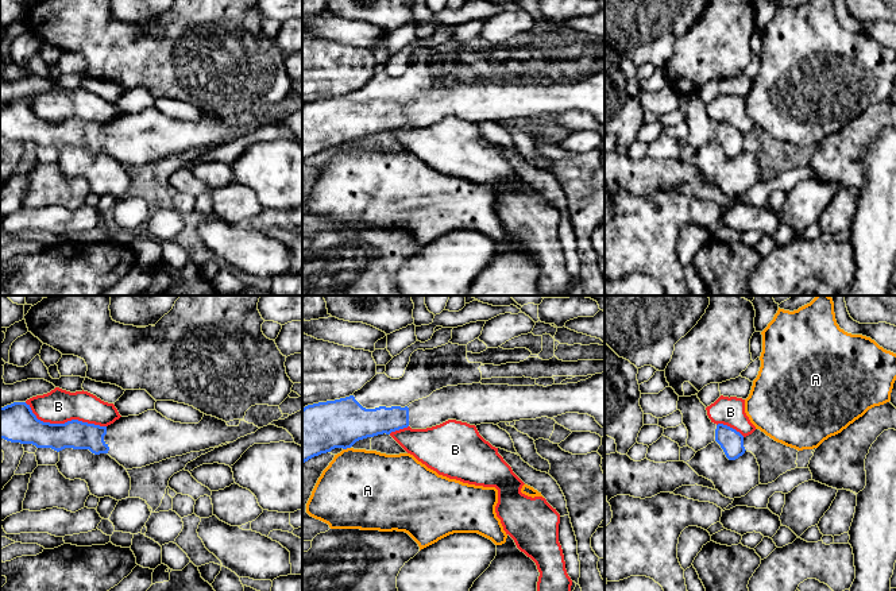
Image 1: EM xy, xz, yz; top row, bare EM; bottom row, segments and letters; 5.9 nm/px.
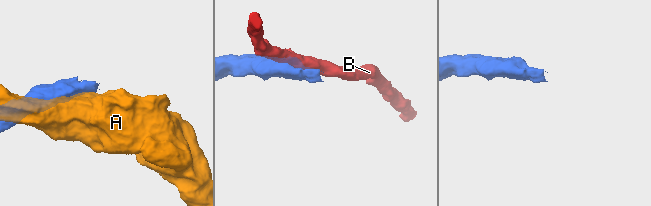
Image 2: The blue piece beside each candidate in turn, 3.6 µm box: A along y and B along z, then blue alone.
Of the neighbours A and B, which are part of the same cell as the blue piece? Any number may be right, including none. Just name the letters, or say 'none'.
none

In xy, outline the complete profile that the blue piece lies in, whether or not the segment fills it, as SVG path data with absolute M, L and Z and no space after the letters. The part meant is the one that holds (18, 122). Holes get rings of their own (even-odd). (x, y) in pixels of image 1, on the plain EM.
M26 100L0 105L0 136L57 150L73 146L89 147L94 152L108 151L125 167L233 140L258 127L242 117L237 124L228 124L225 119L206 112L198 121L181 121L155 107L120 115L108 124L78 117L50 121L38 117Z

